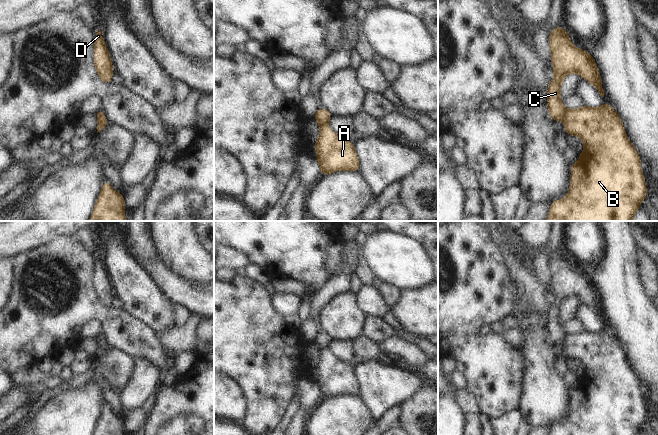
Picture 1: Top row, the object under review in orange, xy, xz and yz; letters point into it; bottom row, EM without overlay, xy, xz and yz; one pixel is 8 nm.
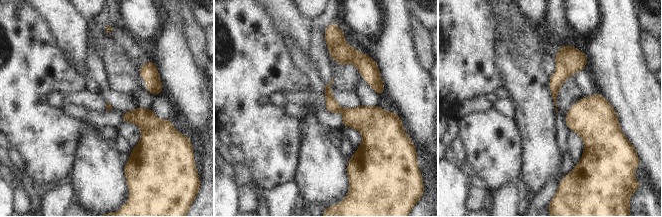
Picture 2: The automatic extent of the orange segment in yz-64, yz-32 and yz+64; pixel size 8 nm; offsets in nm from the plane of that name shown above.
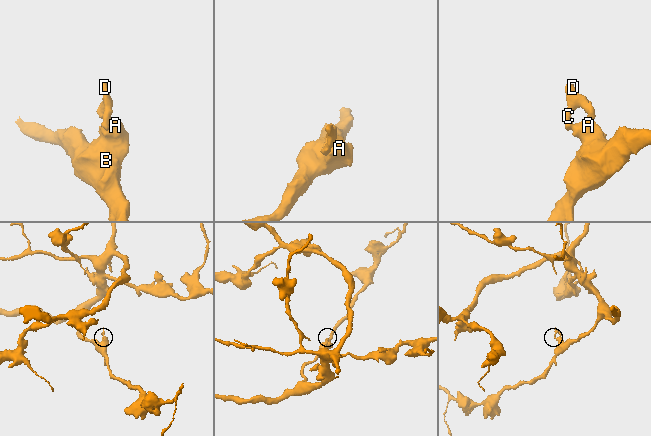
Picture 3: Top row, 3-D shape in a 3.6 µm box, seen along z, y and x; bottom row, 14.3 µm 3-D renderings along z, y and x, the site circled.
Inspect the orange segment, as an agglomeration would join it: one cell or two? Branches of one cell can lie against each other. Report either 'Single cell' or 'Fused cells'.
Fused cells.

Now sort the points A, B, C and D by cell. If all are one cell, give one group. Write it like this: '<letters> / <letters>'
A B / C D

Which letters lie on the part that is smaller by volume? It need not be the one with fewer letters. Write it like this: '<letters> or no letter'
C, D

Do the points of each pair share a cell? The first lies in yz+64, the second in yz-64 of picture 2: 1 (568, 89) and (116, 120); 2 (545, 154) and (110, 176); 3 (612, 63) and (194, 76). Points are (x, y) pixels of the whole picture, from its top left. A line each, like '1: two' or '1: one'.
1: two
2: one
3: one

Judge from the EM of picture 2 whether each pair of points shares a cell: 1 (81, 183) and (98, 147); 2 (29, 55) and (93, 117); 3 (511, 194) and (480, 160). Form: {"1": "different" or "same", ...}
{"1": "same", "2": "different", "3": "different"}

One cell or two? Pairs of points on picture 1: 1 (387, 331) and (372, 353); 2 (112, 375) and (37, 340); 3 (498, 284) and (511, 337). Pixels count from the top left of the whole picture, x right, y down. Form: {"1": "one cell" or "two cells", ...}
{"1": "two cells", "2": "two cells", "3": "two cells"}

